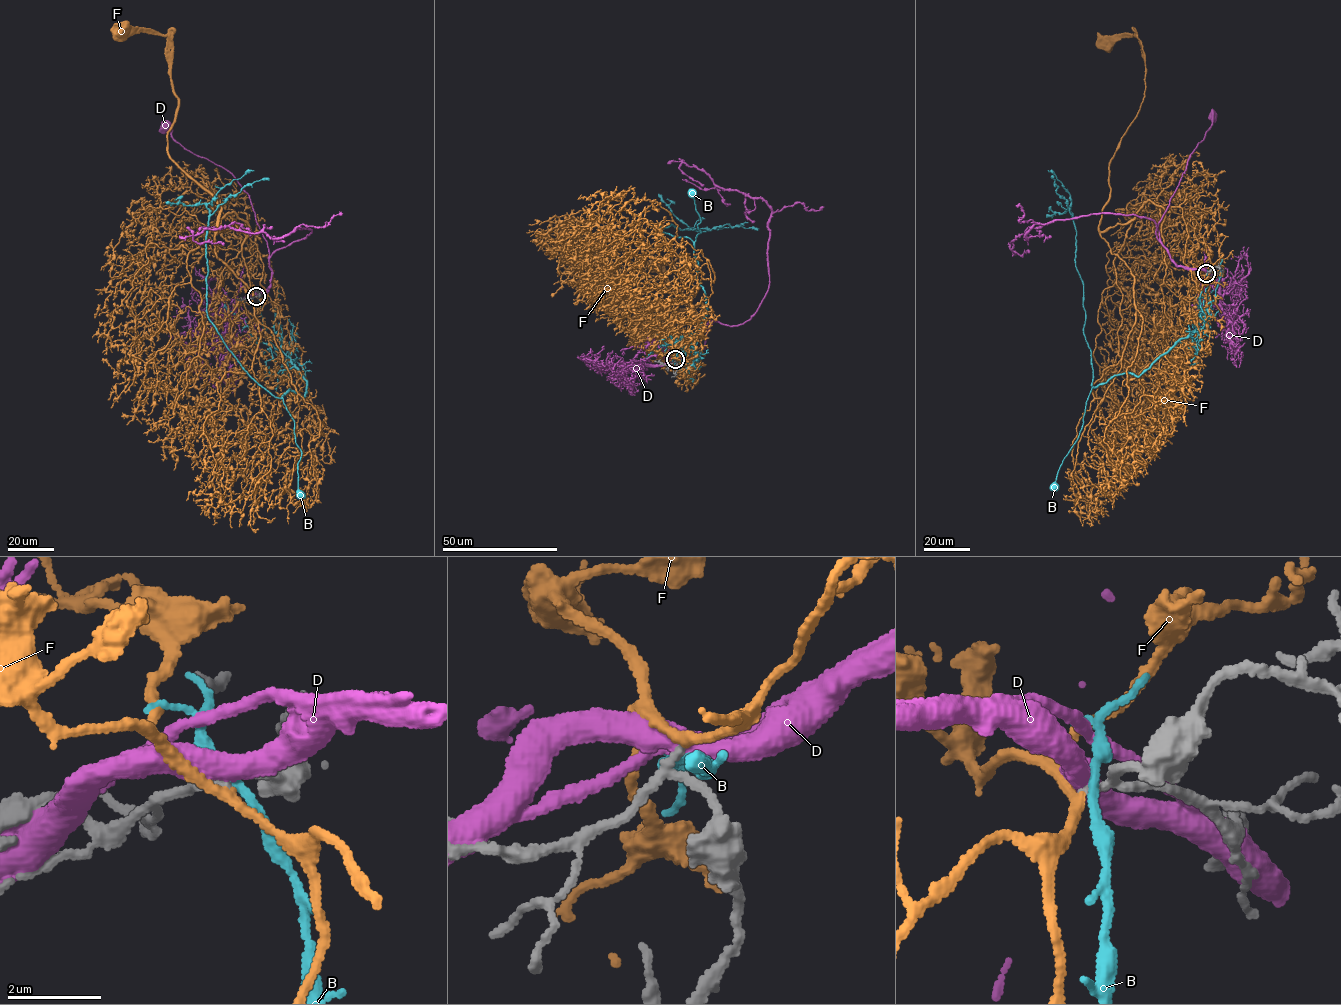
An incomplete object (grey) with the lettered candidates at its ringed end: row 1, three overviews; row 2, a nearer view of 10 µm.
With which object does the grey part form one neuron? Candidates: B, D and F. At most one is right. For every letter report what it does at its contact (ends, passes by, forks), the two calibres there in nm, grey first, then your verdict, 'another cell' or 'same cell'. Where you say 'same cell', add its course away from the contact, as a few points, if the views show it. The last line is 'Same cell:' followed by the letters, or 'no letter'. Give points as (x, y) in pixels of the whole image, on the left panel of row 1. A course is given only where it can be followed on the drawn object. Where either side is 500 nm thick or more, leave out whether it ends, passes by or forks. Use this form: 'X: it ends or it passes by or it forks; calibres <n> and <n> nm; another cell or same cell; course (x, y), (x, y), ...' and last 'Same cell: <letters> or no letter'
B: it passes by; calibres 160 and 170 nm; another cell
D: it passes by; calibres 160 and 480 nm; another cell
F: it passes by; calibres 140 and 190 nm; same cell; course (256, 296), (250, 228), (216, 233), (169, 154), (167, 36), (121, 32)
Same cell: F

